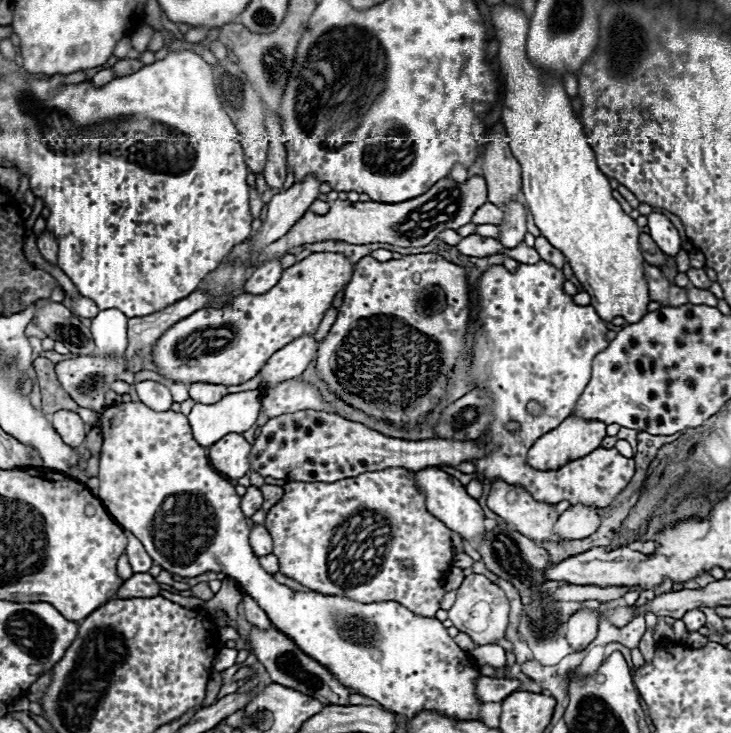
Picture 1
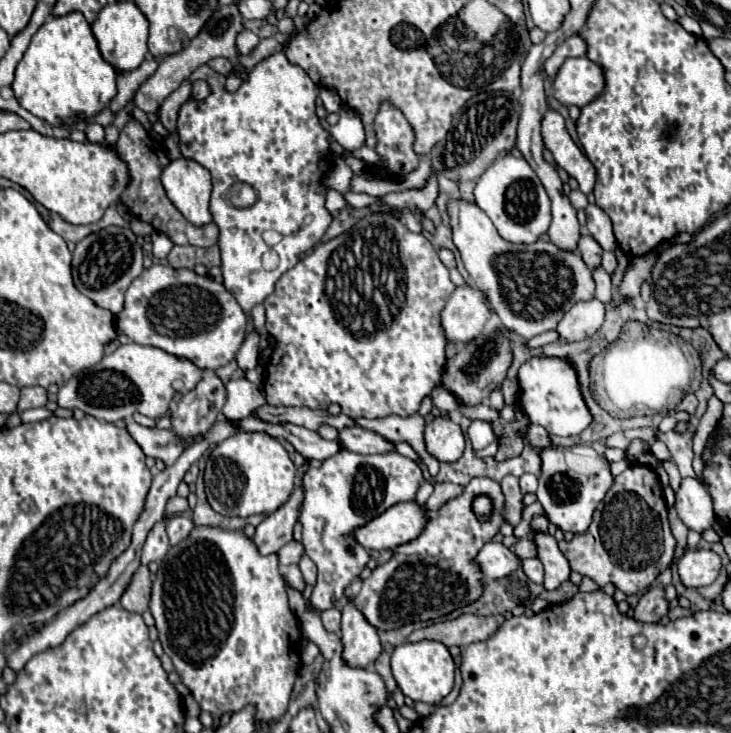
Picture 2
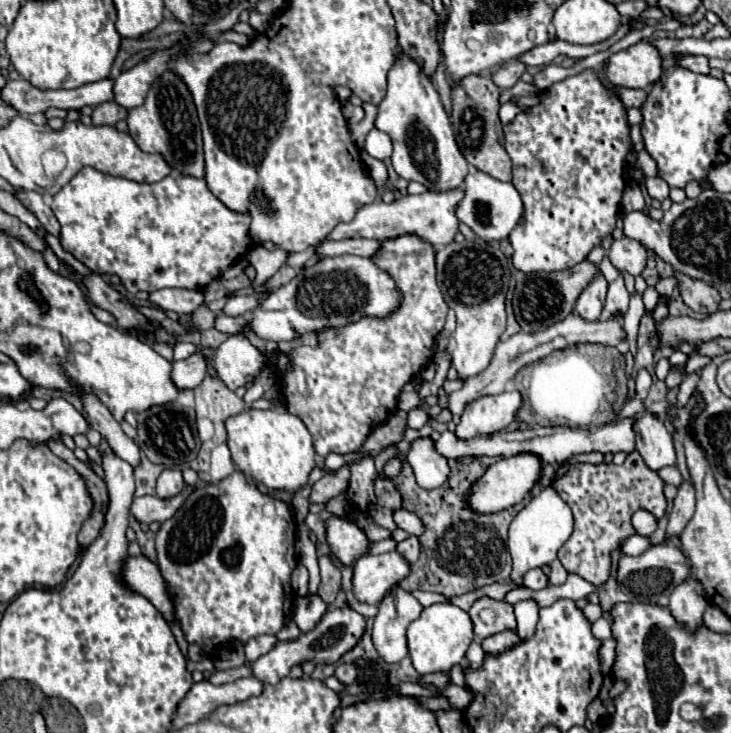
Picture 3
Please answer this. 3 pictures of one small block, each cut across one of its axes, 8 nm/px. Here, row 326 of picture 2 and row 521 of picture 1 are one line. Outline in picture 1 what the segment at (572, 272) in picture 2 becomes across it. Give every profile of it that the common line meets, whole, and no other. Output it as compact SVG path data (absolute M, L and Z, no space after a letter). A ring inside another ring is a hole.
M502 480L492 482L488 494L488 506L492 512L502 516L508 528L532 538L534 542L552 540L552 526L556 522L556 510L552 504L536 504L524 490L504 484Z

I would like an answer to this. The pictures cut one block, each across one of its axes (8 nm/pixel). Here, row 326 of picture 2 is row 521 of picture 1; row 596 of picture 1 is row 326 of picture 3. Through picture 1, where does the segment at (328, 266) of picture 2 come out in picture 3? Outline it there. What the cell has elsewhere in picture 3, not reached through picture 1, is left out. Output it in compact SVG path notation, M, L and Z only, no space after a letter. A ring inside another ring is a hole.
M414 234L400 236L396 240L382 242L380 254L374 256L374 262L388 270L396 278L396 284L402 292L402 306L384 320L362 318L360 322L346 326L344 330L324 330L318 334L318 346L300 346L290 352L292 370L282 374L282 396L288 404L288 412L296 414L314 438L314 448L320 456L330 452L350 454L362 448L368 434L382 424L398 404L400 390L410 382L434 356L434 338L444 328L448 306L442 298L442 292L436 284L436 260L432 258L432 246Z

